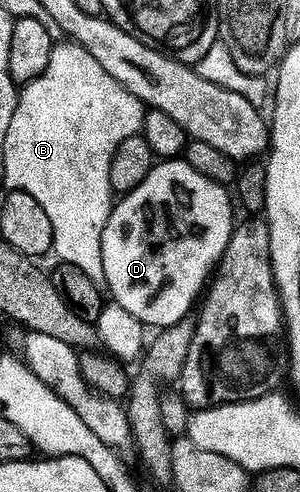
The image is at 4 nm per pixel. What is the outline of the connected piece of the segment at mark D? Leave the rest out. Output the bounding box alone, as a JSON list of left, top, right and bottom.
[102,162,236,329]

